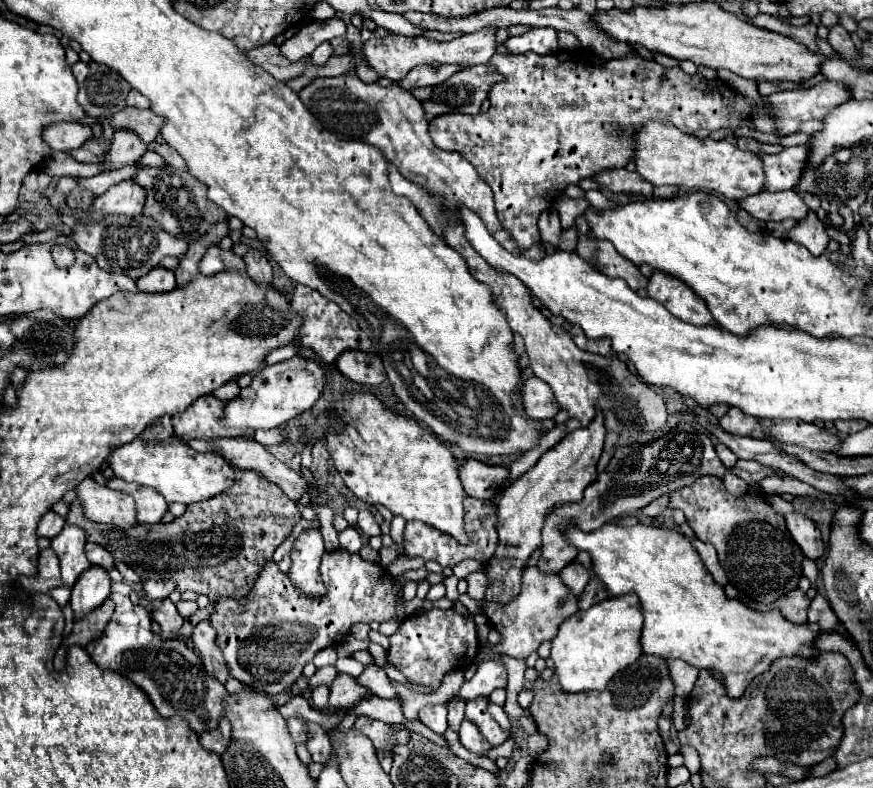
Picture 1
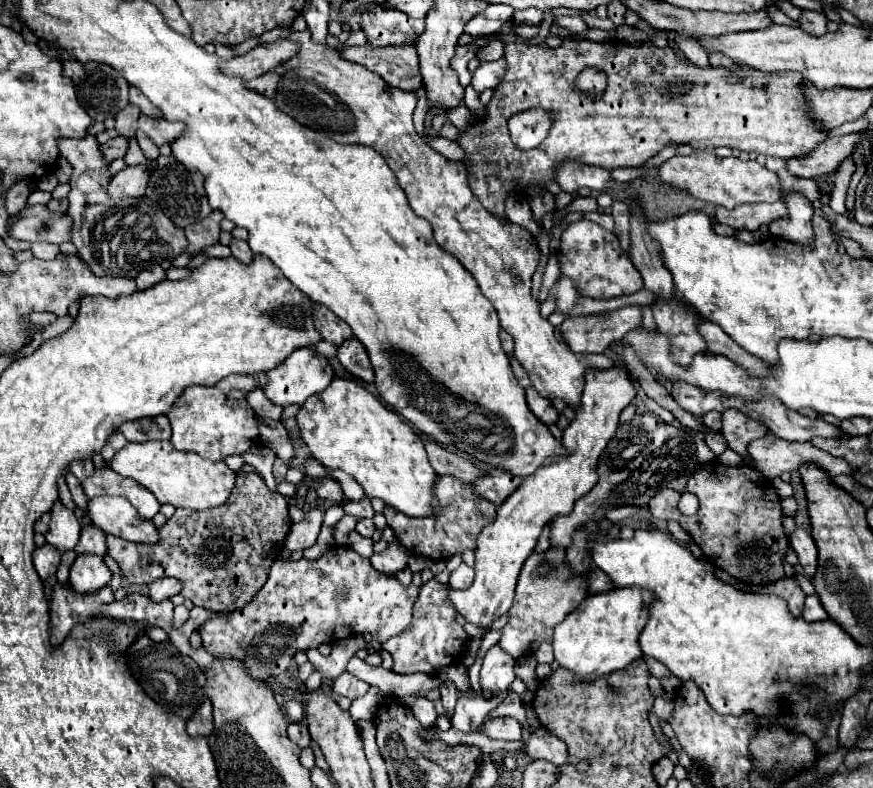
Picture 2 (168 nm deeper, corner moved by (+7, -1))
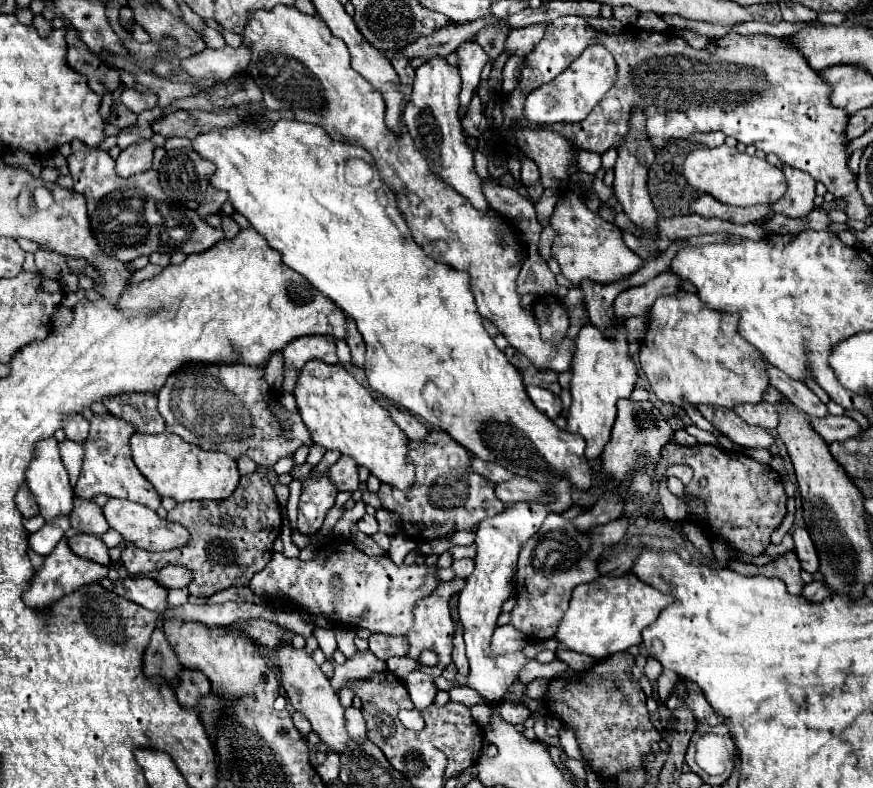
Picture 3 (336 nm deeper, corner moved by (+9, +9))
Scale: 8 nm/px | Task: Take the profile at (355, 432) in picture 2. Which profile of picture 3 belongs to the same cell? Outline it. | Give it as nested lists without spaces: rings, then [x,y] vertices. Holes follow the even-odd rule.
[[[310,361],[306,371],[298,377],[294,397],[300,417],[312,435],[312,443],[326,449],[338,449],[356,461],[358,467],[366,467],[370,475],[382,483],[400,491],[414,487],[414,465],[408,461],[408,437],[392,421],[390,411],[384,409],[364,385],[360,385],[340,363],[328,365],[322,361]]]

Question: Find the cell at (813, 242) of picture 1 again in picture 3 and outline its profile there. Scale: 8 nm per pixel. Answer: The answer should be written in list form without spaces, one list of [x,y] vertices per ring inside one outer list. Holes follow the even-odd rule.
[[[784,165],[784,175],[788,181],[788,191],[784,193],[782,199],[778,199],[772,209],[778,214],[792,217],[792,219],[800,219],[804,215],[808,215],[814,209],[814,185],[816,181],[806,175],[804,171],[798,171],[790,165]]]

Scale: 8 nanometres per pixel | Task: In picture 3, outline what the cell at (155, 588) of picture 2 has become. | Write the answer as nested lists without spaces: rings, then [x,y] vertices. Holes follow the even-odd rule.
[[[168,565],[168,567],[164,567],[164,569],[158,571],[156,581],[158,581],[162,587],[166,587],[166,589],[172,589],[172,587],[182,589],[182,587],[186,587],[186,585],[190,583],[190,571],[188,571],[186,567]]]

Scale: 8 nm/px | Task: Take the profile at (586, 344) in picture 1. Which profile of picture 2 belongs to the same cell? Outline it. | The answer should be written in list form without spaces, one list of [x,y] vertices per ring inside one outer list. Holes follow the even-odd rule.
[[[630,305],[618,311],[588,317],[570,317],[562,323],[564,341],[574,353],[604,353],[612,341],[620,341],[632,327],[642,325],[642,307]]]

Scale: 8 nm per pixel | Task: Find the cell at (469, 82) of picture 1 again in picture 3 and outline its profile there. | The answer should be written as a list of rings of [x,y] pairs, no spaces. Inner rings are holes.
[[[538,23],[538,25],[530,25],[530,27],[524,27],[524,29],[510,31],[506,45],[504,45],[504,51],[512,53],[512,55],[520,55],[520,57],[528,55],[534,49],[534,45],[542,39],[544,29],[546,29],[546,25]]]

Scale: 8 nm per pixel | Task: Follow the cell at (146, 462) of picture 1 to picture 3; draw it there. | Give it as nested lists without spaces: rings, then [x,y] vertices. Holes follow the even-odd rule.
[[[164,431],[158,435],[134,433],[130,439],[132,459],[140,473],[154,485],[160,497],[172,497],[178,503],[192,499],[226,499],[234,493],[240,473],[236,461],[224,453],[192,447],[178,435]]]

